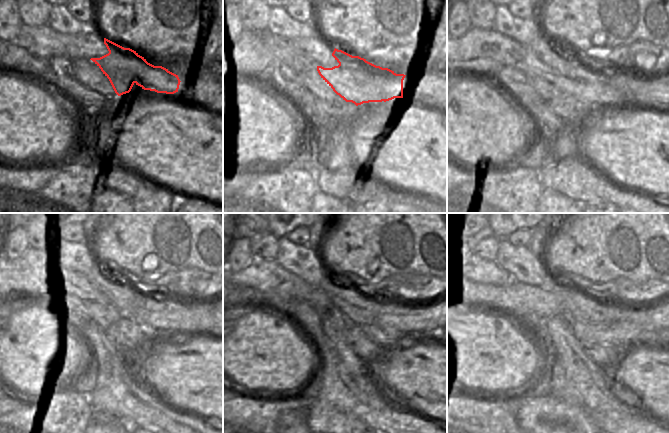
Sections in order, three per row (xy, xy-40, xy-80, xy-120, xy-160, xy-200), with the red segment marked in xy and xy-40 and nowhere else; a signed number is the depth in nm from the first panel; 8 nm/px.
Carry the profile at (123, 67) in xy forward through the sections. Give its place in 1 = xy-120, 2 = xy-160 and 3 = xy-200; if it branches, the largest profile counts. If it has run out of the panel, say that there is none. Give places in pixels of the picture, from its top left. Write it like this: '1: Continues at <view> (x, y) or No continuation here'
1: Continues at xy-120 (164, 314)
2: Continues at xy-160 (425, 318)
3: Continues at xy-200 (650, 317)

